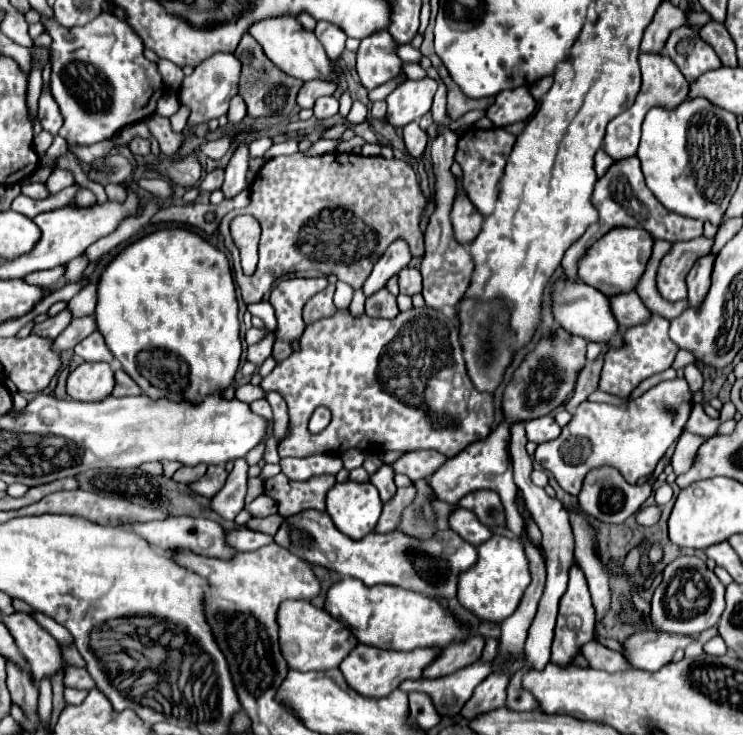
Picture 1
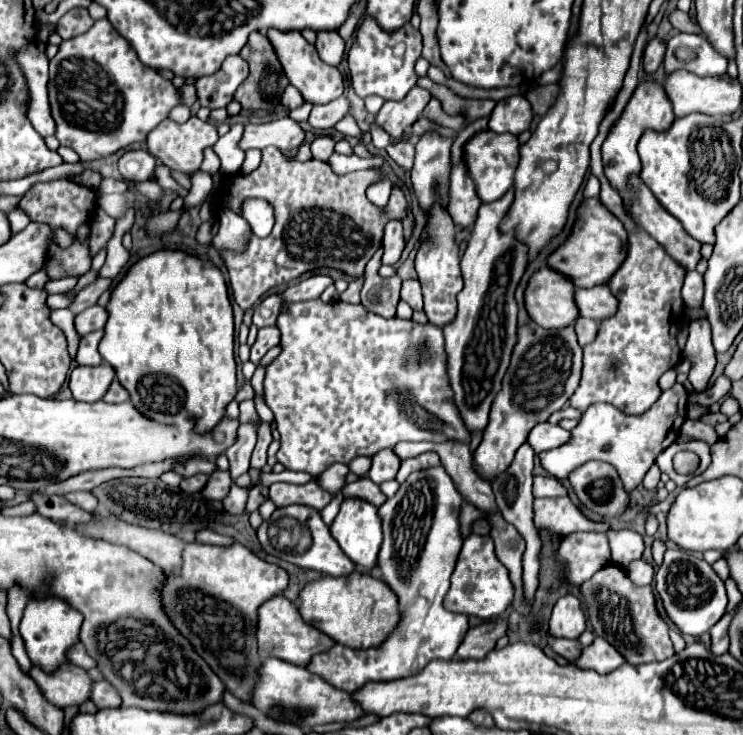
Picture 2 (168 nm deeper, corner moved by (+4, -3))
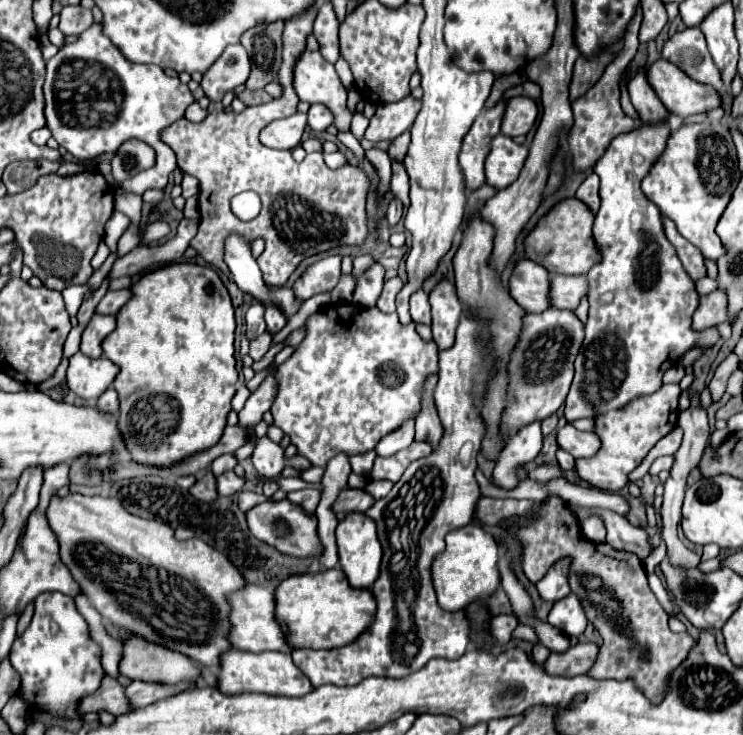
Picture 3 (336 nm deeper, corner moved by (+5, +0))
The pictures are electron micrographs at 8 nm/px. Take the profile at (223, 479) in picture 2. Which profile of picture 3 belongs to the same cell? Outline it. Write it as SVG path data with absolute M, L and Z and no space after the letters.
M227 471L227 473L217 477L217 491L219 491L219 495L239 493L243 489L243 485L245 485L245 479L237 477L233 471Z

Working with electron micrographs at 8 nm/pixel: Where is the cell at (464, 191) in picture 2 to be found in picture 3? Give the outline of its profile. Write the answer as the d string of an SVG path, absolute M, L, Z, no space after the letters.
M501 99L493 109L483 109L463 139L459 163L465 173L467 193L473 193L485 181L483 179L483 163L489 153L493 137L497 137L501 133L503 113L505 113L505 99Z

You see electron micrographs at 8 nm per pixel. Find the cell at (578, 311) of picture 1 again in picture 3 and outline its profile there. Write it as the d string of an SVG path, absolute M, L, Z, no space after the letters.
M531 259L517 261L509 277L509 293L527 313L545 311L549 307L549 271Z

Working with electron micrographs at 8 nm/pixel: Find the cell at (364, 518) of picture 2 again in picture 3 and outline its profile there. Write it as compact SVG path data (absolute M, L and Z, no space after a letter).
M349 513L337 525L337 547L339 547L341 571L349 579L351 587L369 589L377 581L377 577L379 577L379 565L381 565L381 555L383 555L373 521L363 517L363 513Z

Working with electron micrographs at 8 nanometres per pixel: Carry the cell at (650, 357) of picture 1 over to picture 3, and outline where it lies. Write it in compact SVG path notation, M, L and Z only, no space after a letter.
M667 123L643 125L643 129L623 133L621 137L615 137L611 141L609 149L593 169L601 181L601 207L593 223L593 239L601 259L587 273L589 319L585 323L585 341L575 359L575 379L565 401L565 417L569 423L581 417L597 417L601 413L607 413L609 409L619 409L627 405L633 397L657 391L661 387L663 373L669 367L677 365L689 349L699 347L701 351L707 351L719 341L717 327L709 327L703 331L695 331L691 327L693 313L699 307L695 283L685 273L675 247L663 233L661 213L657 205L653 205L641 193L641 179L649 173L653 161L657 161L663 153L669 133L671 131Z

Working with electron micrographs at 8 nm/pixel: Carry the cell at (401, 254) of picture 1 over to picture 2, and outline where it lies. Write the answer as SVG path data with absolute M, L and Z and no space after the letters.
M392 220L390 224L386 224L382 246L384 246L382 264L386 264L386 266L394 266L394 264L402 258L402 252L404 252L404 246L406 246L404 232L402 232L402 222Z

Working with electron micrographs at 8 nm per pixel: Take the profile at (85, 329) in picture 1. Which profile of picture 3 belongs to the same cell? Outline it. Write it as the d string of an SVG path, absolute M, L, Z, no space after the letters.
M119 289L119 291L107 291L107 295L101 299L101 303L97 305L97 313L105 313L105 315L117 315L117 311L129 301L131 297L131 289Z

